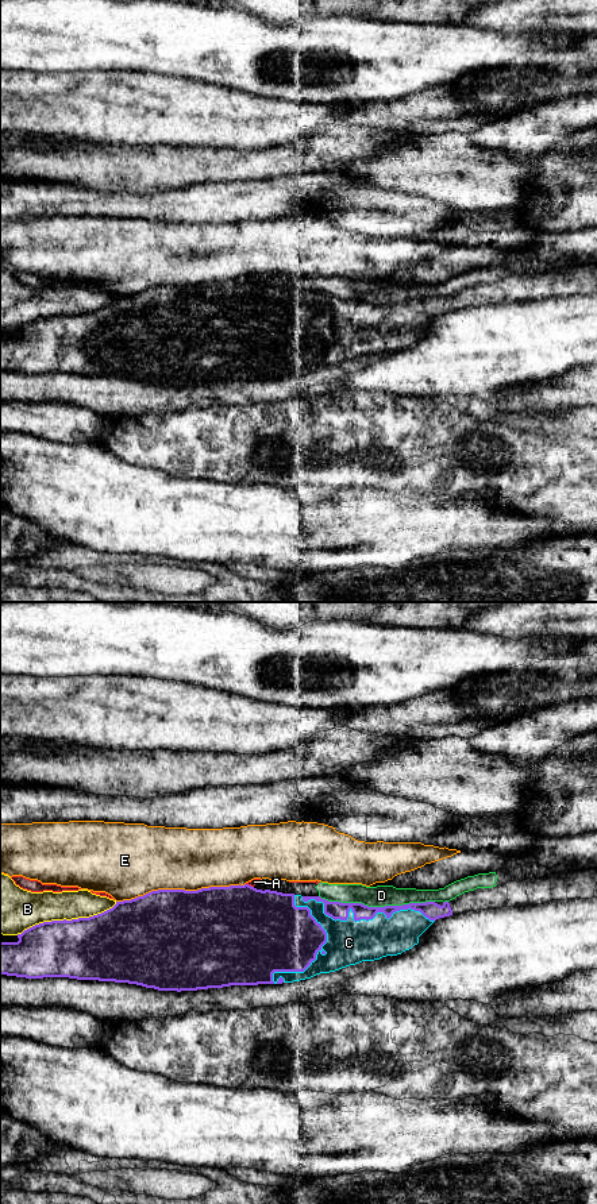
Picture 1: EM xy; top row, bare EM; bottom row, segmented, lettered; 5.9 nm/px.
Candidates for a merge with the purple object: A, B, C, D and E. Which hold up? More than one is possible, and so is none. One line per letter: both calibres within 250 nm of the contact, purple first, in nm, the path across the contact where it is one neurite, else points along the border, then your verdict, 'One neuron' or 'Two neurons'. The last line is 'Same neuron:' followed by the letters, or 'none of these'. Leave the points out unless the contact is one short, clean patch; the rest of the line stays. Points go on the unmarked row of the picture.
A: Thickness 500 nm (purple) against 40 nm. Two neurons
B: Thickness 380 nm (purple) against 220 nm. Two neurons
C: Thickness 110 nm (purple) against 260 nm. One neuron
D: Thickness 110 nm (purple) against 130 nm. Two neurons
E: Thickness 500 nm (purple) against 380 nm. Two neurons
Same neuron: C

